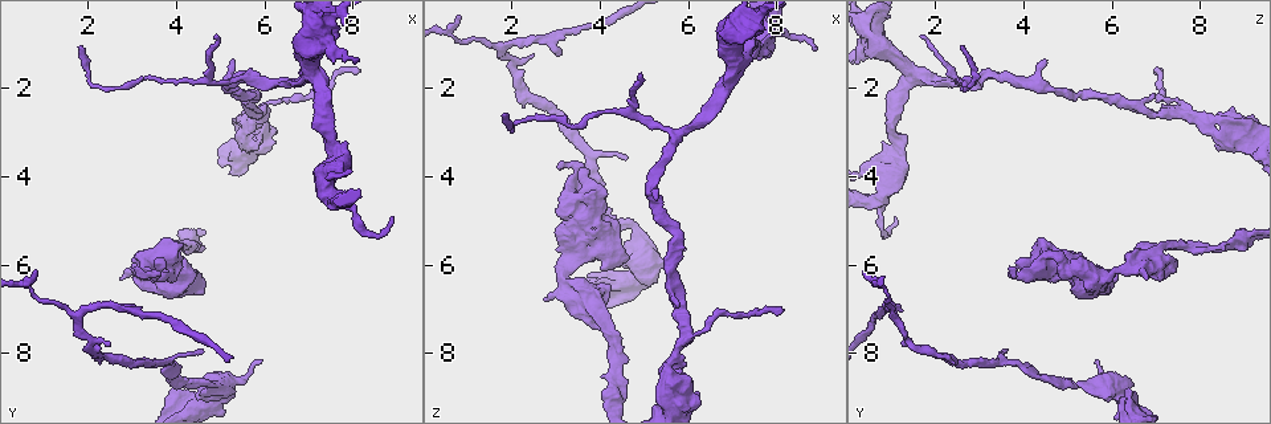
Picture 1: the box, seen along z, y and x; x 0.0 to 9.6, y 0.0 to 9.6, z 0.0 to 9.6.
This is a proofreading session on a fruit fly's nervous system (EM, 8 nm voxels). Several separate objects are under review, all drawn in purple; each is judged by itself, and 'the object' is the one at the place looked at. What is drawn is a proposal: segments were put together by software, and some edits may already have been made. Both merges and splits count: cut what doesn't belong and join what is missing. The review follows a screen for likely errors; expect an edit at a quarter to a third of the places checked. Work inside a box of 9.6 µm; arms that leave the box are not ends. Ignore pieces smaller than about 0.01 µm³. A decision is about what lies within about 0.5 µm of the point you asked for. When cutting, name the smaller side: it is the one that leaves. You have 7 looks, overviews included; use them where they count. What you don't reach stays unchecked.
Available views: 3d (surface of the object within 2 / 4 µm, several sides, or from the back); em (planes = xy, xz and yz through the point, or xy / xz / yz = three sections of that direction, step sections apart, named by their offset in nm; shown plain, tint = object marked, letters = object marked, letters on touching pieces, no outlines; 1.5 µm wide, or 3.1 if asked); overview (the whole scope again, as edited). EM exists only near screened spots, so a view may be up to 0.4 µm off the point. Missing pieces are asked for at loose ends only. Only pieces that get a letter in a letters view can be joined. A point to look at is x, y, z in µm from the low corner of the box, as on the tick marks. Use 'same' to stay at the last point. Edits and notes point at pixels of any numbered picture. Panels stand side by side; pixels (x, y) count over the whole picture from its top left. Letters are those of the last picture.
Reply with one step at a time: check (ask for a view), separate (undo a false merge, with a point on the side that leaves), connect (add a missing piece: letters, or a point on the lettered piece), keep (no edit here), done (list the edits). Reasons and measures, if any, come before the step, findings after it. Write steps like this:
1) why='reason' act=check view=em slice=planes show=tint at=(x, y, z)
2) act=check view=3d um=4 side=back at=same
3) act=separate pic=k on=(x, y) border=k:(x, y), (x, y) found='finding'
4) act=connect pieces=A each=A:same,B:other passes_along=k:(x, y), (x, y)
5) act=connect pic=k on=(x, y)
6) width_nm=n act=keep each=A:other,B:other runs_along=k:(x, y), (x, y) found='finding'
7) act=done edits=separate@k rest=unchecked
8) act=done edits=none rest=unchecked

why='branch stops here' act=check view=3d um=2 at=(5.20, 1.35, 4.60)

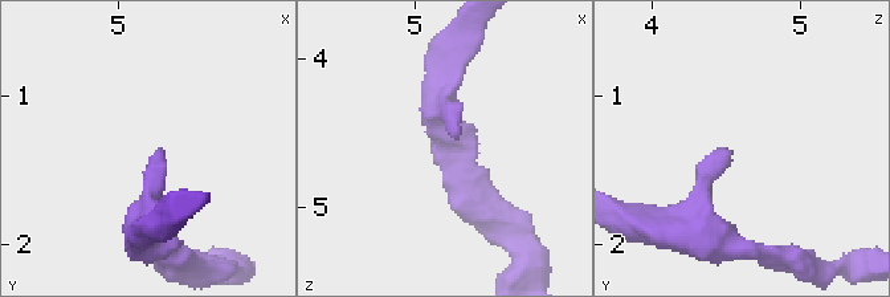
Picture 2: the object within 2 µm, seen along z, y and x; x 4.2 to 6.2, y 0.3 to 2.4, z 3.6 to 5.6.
why='now the EM' act=check view=em slice=planes show=plain at=(5.26, 1.44, 4.56)

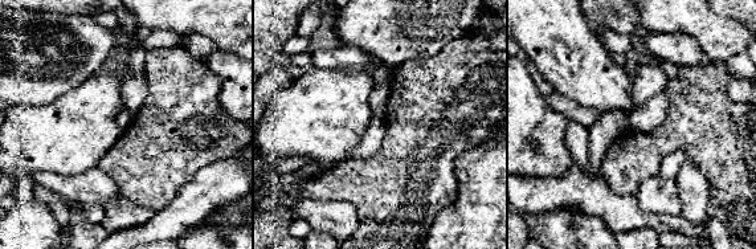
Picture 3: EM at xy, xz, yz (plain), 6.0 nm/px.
why='see the neighbours' act=check view=em slice=planes show=letters at=same

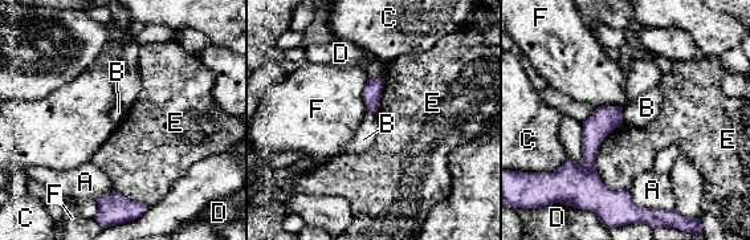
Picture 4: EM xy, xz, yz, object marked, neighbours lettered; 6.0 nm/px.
width_nm=110 act=keep each=A:other,B:other,C:other,D:other,E:other,F:other runs_along=4:(604, 109), (590, 177), (627, 198) found='none of them fits'

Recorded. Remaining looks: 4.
why='long arm stops here' act=check view=3d um=4 at=(8.10, 1.60, 7.20)

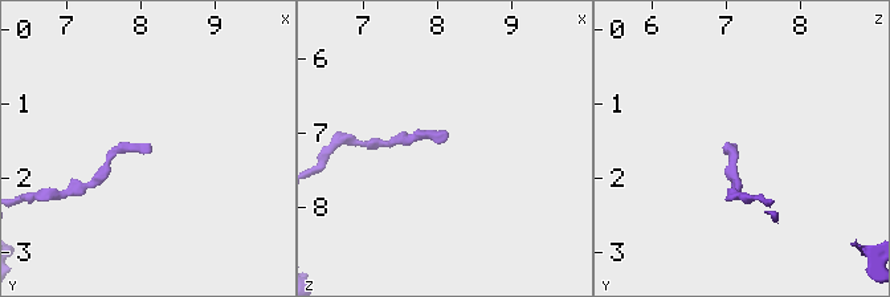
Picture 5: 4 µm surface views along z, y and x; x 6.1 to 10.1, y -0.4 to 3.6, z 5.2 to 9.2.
why='shape alone is not enough' act=check view=em slice=planes show=letters at=(8.05, 1.60, 7.10)

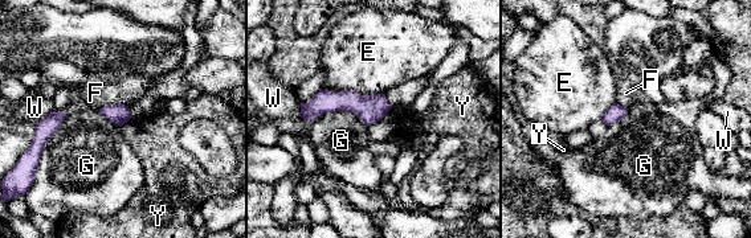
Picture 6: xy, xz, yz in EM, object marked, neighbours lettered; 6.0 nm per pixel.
act=keep each=E:other,F:other,G:other,W:other,Y:other border=6:(307, 120), (352, 111), (367, 126) found='none of them fits'

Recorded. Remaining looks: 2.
why='thin end' act=check view=3d um=2 at=(5.95, 8.15, 5.65)

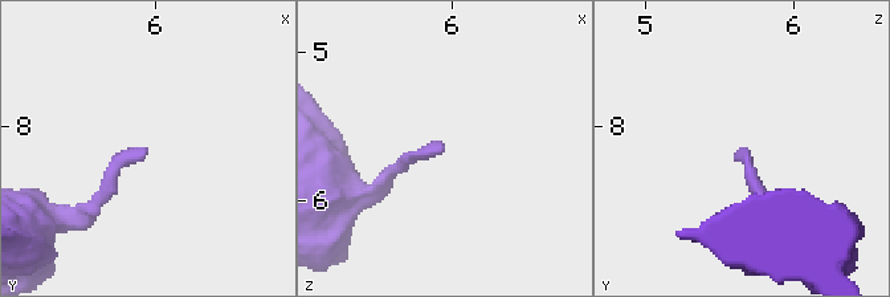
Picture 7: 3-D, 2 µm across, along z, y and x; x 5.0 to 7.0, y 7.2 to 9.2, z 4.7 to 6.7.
why='need the tissue' act=check view=em slice=xz step=8 show=letters at=(5.94, 8.12, 5.64)

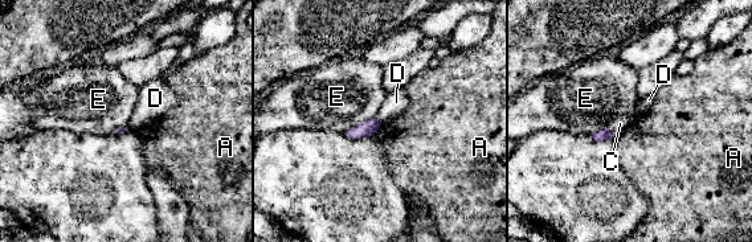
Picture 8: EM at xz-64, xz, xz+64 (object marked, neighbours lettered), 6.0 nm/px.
act=keep each=A:other,C:other,D:other,E:other border=8:(375, 117), (343, 132) found='none of them fits'

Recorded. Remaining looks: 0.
act=done edits=none rest=unchecked

